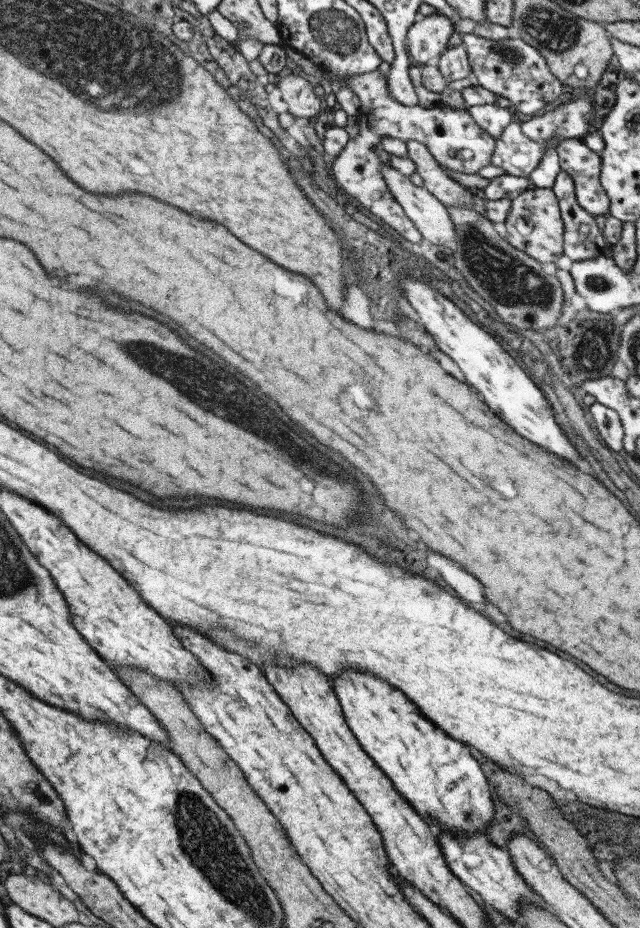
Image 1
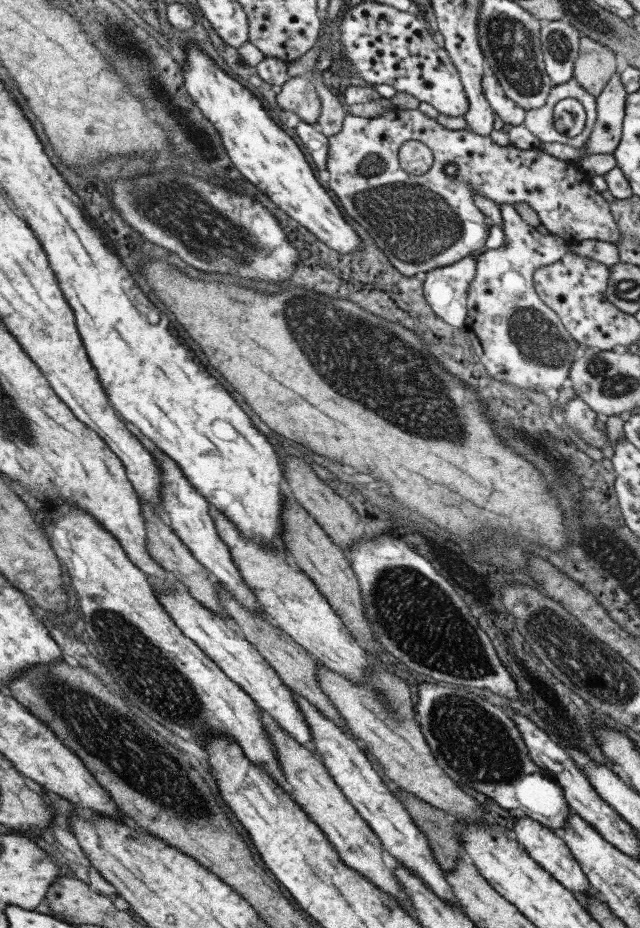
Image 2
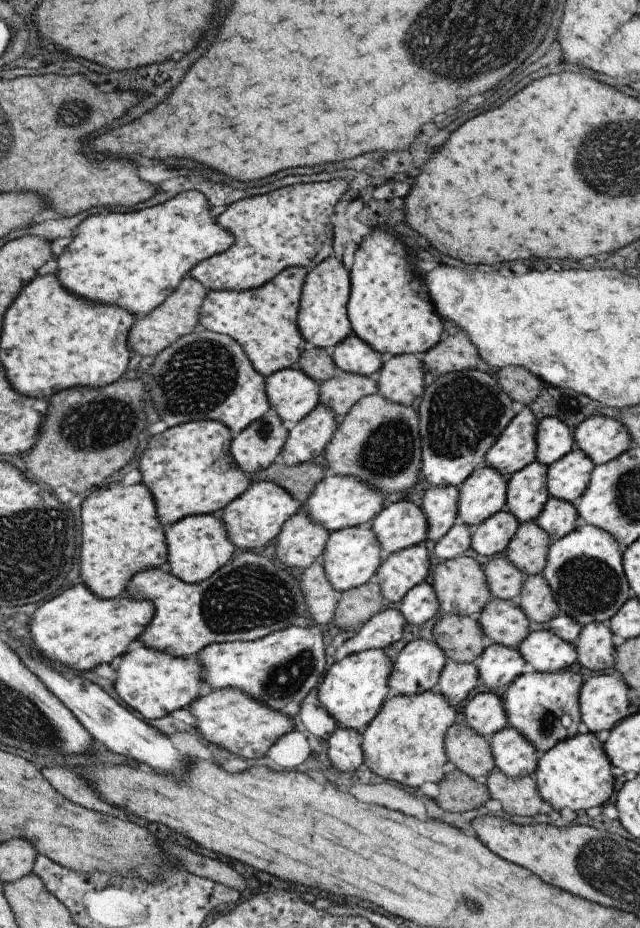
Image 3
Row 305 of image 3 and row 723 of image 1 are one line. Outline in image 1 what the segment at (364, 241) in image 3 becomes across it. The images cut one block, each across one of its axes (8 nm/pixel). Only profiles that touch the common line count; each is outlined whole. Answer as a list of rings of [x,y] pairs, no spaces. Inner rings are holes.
[[[349,670],[345,674],[339,674],[330,684],[339,701],[345,723],[363,752],[373,760],[391,781],[393,788],[428,825],[437,824],[441,830],[449,834],[463,836],[482,832],[491,824],[494,812],[489,785],[479,764],[471,758],[469,750],[461,742],[455,742],[443,730],[427,720],[415,708],[415,704],[405,698],[403,692],[399,692],[397,688],[389,686],[385,680],[373,674]]]

